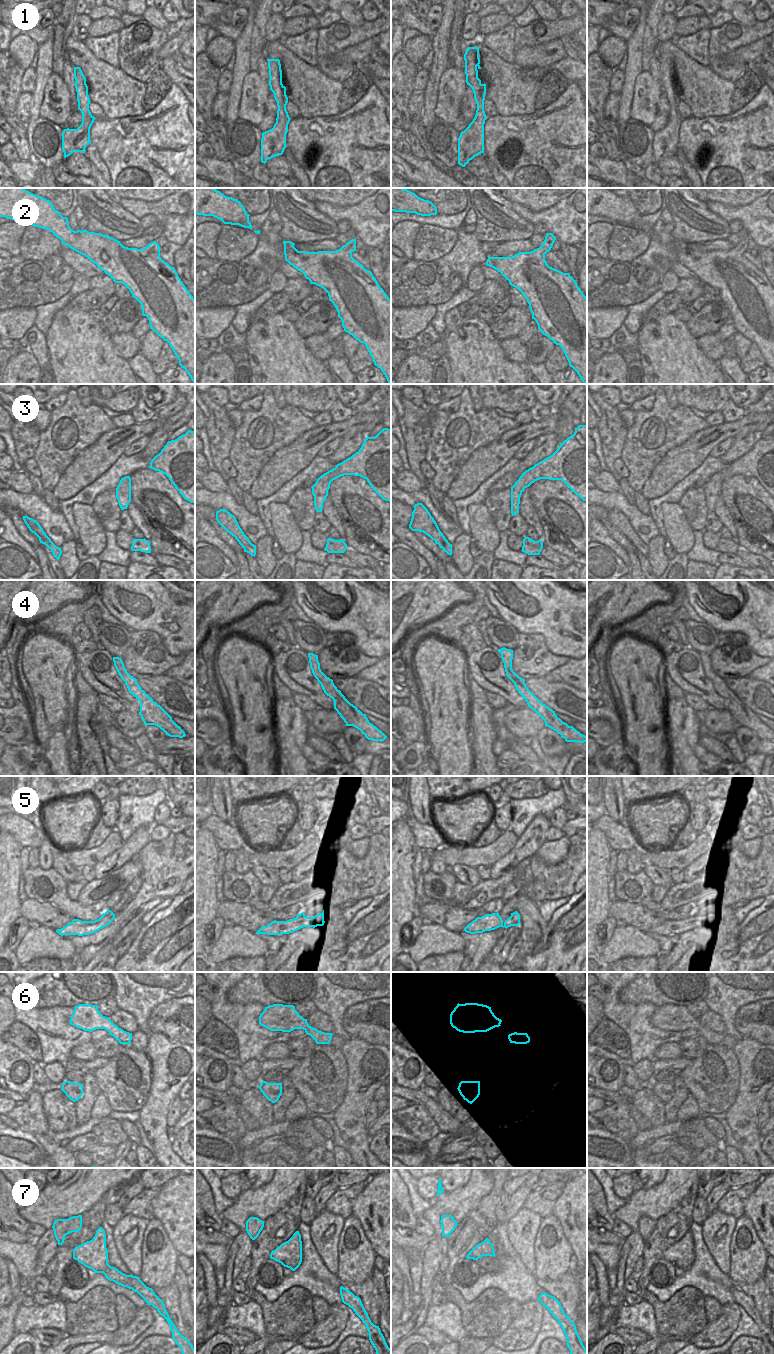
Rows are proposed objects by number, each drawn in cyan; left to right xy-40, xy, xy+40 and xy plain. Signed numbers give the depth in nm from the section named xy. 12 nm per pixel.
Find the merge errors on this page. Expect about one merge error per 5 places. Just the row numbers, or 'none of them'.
none of them

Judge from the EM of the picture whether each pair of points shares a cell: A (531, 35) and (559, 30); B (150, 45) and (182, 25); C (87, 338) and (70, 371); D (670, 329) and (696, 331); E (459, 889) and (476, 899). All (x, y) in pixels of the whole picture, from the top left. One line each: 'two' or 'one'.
A: one
B: one
C: one
D: two
E: two

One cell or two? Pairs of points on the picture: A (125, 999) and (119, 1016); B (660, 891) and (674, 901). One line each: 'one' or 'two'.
A: two
B: two

